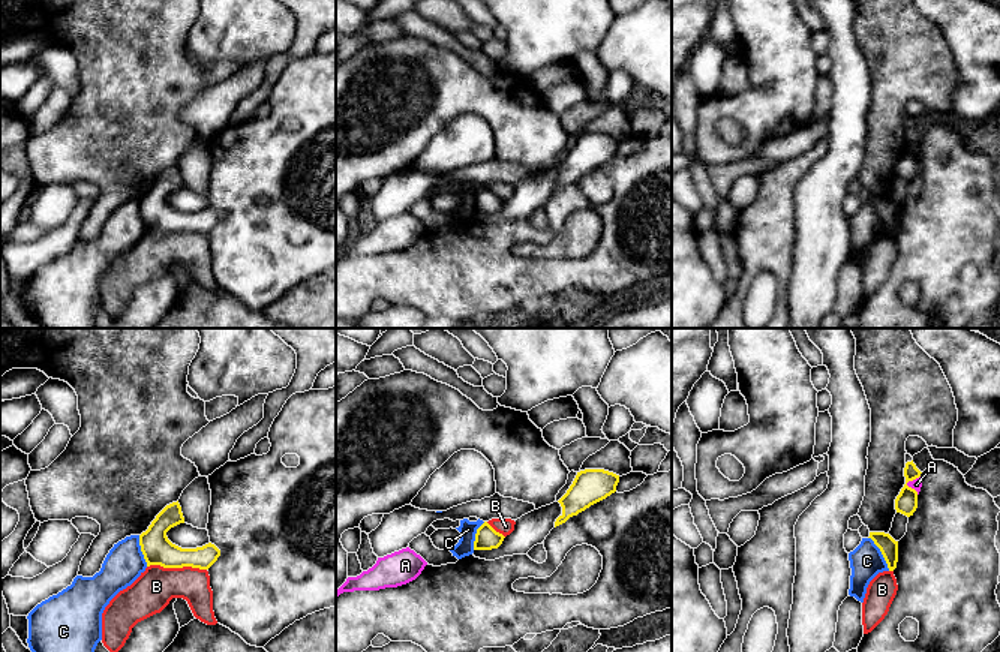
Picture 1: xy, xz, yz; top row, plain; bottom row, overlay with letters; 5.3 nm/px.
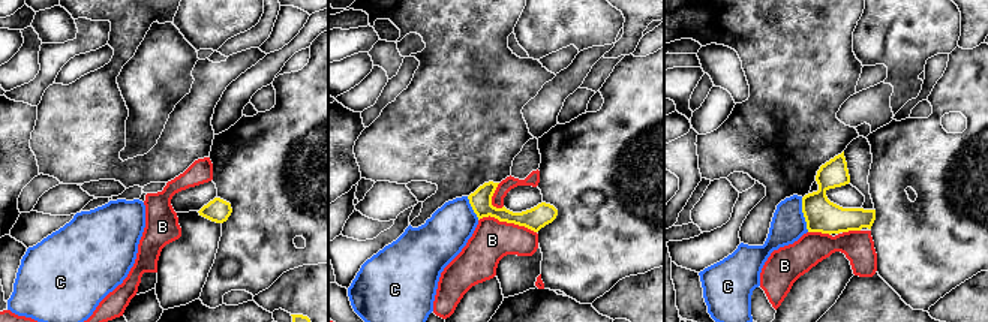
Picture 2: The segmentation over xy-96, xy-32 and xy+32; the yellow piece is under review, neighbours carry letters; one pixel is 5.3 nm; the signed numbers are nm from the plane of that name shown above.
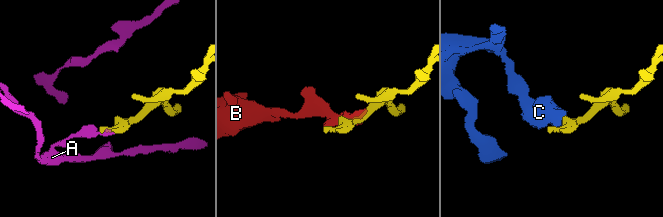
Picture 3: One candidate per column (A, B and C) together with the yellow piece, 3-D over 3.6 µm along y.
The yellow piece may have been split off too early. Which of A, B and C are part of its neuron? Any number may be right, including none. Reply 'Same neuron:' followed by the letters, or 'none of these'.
Same neuron: none of these

